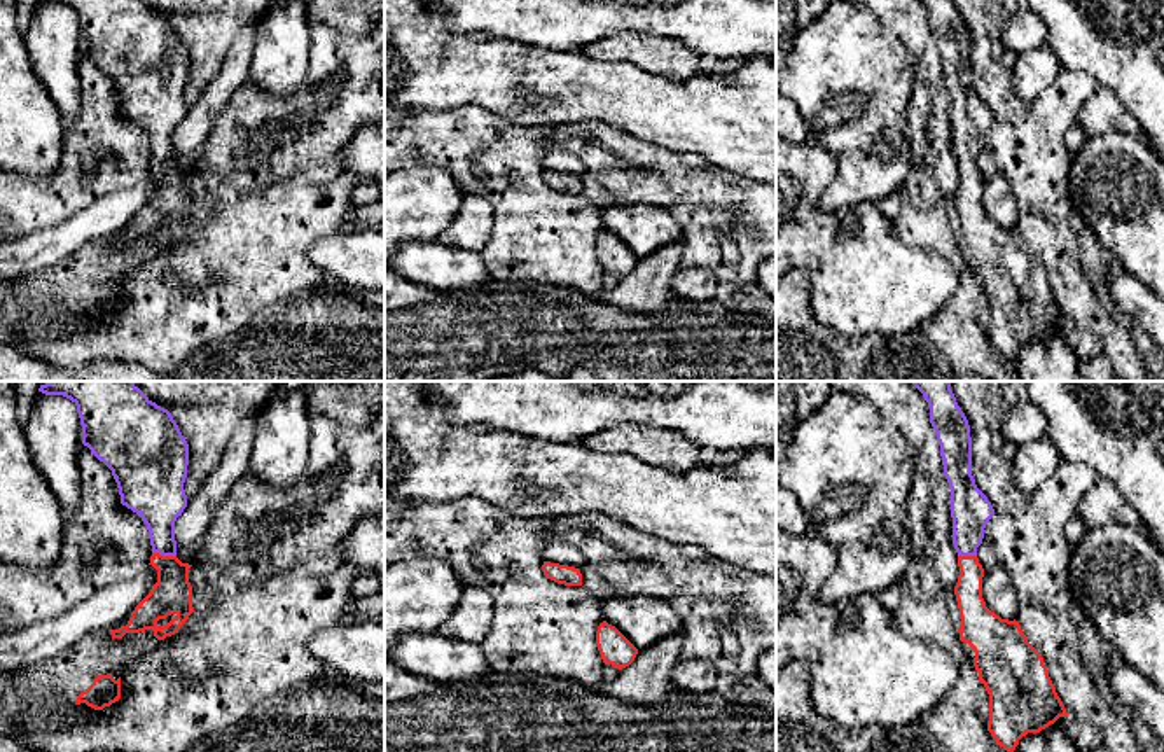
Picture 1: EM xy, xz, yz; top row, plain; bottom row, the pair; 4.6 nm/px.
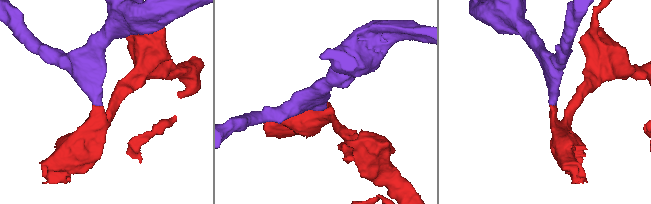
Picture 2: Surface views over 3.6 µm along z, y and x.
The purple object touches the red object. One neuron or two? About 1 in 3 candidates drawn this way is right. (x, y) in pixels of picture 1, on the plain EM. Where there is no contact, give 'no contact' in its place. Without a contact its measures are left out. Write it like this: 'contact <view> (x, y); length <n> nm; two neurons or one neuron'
contact xy (165, 163); length 110 nm; one neuron

